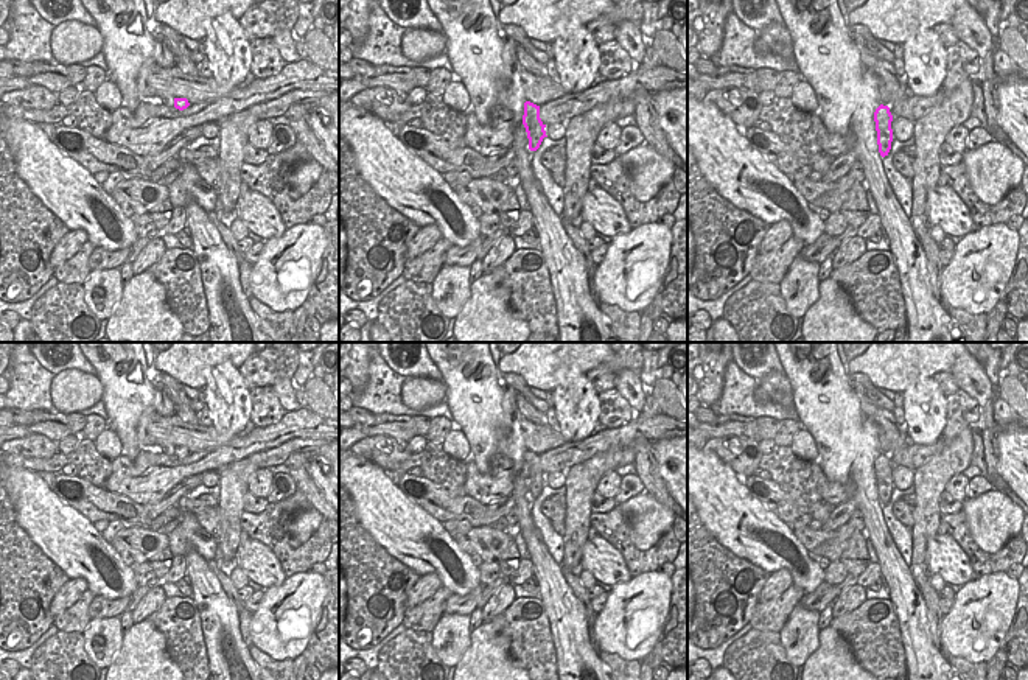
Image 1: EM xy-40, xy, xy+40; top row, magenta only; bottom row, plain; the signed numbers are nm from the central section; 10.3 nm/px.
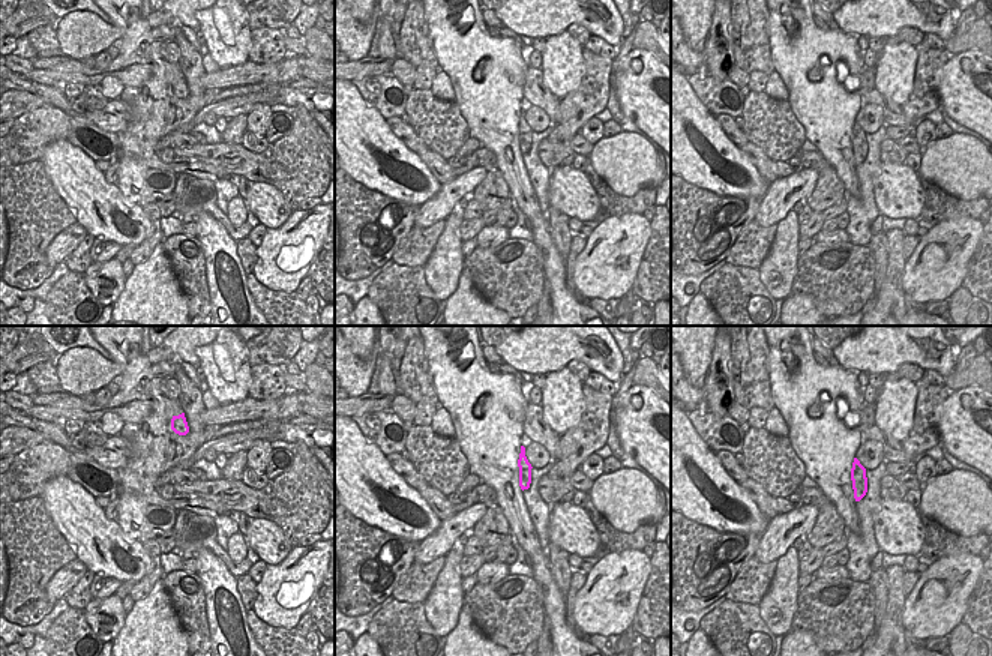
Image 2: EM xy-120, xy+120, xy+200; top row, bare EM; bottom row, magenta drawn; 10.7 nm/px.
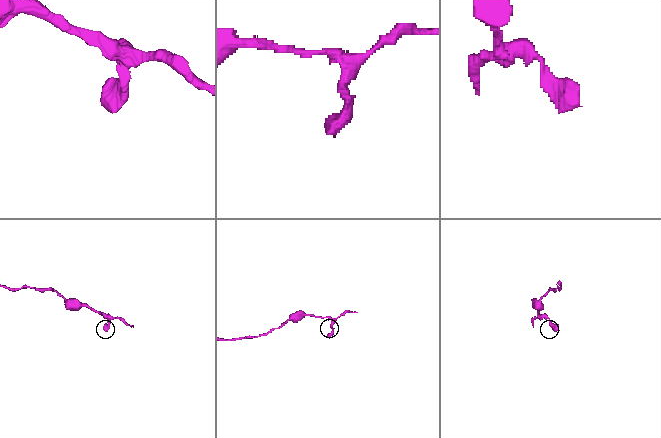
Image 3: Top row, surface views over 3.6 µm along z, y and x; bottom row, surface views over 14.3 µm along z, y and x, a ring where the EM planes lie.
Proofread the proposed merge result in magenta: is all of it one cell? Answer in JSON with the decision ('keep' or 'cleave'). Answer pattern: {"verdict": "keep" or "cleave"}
{"verdict": "keep"}

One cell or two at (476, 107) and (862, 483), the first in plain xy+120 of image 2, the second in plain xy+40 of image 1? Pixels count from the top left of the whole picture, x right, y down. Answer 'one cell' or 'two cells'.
one cell

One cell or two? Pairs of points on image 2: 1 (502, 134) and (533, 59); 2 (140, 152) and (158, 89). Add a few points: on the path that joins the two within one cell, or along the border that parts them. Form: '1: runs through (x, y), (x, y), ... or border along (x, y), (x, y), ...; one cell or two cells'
1: border along (526, 53), (529, 65); two cells
2: runs through (140, 137), (147, 120), (147, 108), (152, 104); one cell

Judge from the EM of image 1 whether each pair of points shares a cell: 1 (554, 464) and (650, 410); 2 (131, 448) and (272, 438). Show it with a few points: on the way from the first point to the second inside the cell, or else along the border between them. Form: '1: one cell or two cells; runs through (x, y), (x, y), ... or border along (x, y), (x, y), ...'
1: two cells; border along (660, 411), (652, 416), (641, 414)
2: two cells; border along (140, 452), (134, 458), (122, 455)

